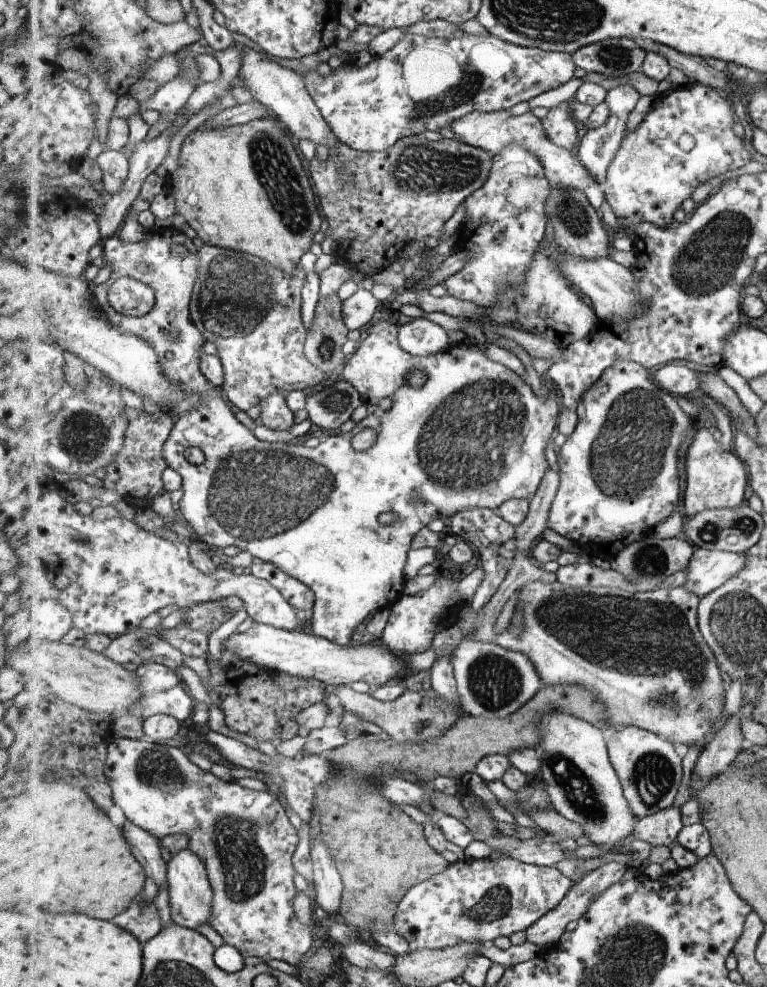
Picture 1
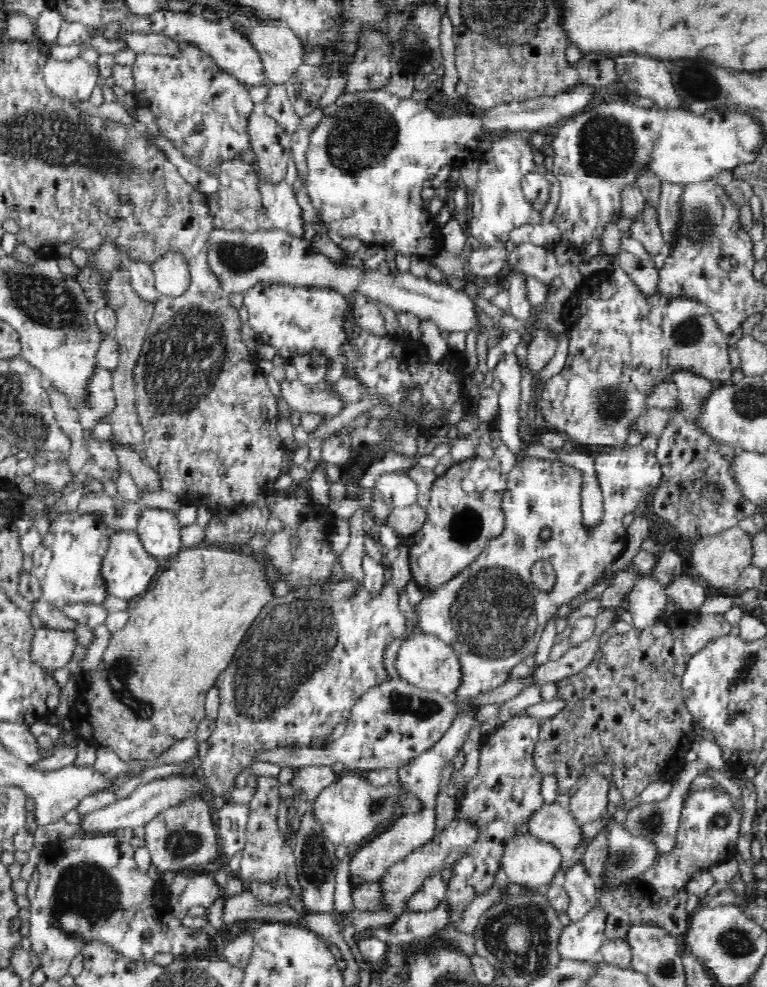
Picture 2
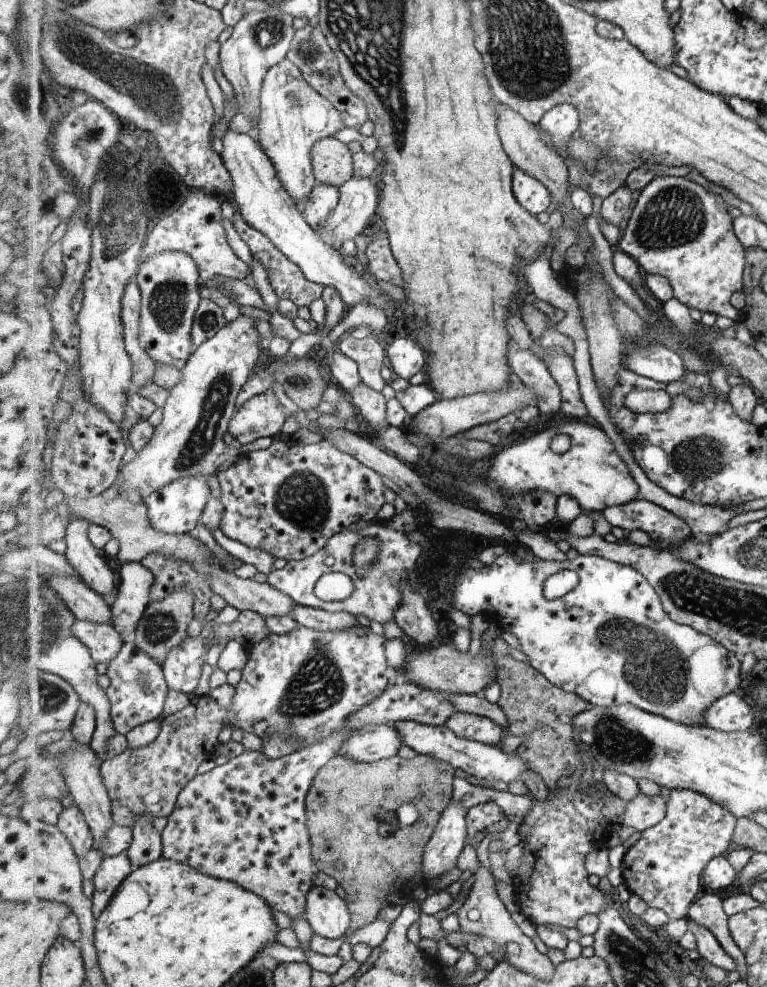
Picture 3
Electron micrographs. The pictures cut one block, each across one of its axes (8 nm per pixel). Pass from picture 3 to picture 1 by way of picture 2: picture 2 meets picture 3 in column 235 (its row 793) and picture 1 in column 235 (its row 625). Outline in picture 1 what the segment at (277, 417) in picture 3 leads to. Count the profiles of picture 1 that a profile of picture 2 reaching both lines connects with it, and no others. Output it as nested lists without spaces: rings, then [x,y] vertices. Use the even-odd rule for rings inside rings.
[[[172,228],[152,230],[152,235],[149,240],[143,242],[136,242],[135,244],[130,242],[123,242],[118,236],[111,237],[102,241],[102,246],[105,248],[104,259],[106,263],[110,264],[112,272],[110,277],[104,283],[101,283],[97,287],[93,288],[94,296],[98,300],[101,308],[106,313],[108,320],[119,328],[119,332],[123,334],[135,334],[139,338],[143,338],[153,346],[153,350],[157,352],[159,360],[161,360],[161,366],[165,370],[165,376],[171,380],[171,382],[181,382],[185,386],[185,392],[191,396],[191,394],[199,394],[203,400],[197,408],[192,408],[190,411],[178,416],[175,421],[175,426],[165,442],[164,446],[164,459],[167,461],[169,467],[177,470],[183,477],[183,496],[181,498],[181,514],[188,524],[193,528],[198,538],[206,542],[210,547],[211,551],[219,551],[219,549],[225,548],[227,545],[235,545],[240,550],[246,550],[250,552],[254,557],[254,560],[261,559],[265,562],[273,562],[277,568],[281,568],[283,572],[287,572],[289,576],[301,580],[301,582],[307,584],[311,590],[315,593],[316,601],[313,610],[313,620],[308,627],[309,631],[321,638],[327,638],[337,644],[347,645],[353,641],[353,634],[357,632],[357,628],[373,614],[377,614],[379,610],[383,608],[390,608],[392,604],[395,604],[403,592],[405,592],[405,567],[408,564],[409,551],[411,550],[411,544],[415,540],[415,536],[423,530],[426,526],[429,526],[433,520],[441,520],[445,525],[449,525],[451,520],[447,512],[453,512],[451,510],[451,492],[465,492],[465,490],[475,490],[475,492],[481,492],[481,496],[485,498],[485,494],[489,494],[489,500],[479,502],[479,506],[483,507],[483,504],[489,504],[489,508],[497,511],[501,508],[505,502],[513,499],[529,500],[531,502],[541,486],[543,477],[549,470],[549,462],[547,462],[547,456],[545,456],[545,450],[551,442],[551,438],[556,433],[556,420],[555,420],[555,407],[552,405],[552,401],[543,401],[539,399],[531,390],[531,386],[527,384],[524,378],[520,378],[511,368],[507,368],[499,362],[495,362],[479,348],[479,345],[472,344],[468,340],[463,344],[455,344],[455,346],[448,347],[445,351],[441,351],[431,357],[419,357],[413,356],[412,353],[408,353],[406,350],[401,348],[399,344],[399,327],[395,324],[389,324],[389,320],[380,320],[369,328],[368,335],[360,340],[358,347],[355,352],[347,359],[344,366],[343,372],[340,379],[348,382],[351,386],[354,386],[361,395],[363,402],[366,407],[366,416],[359,422],[355,423],[354,427],[343,434],[334,434],[327,438],[320,440],[319,444],[310,448],[301,444],[288,444],[288,443],[271,443],[267,441],[257,440],[253,436],[253,432],[243,426],[237,418],[235,418],[236,409],[232,406],[229,400],[223,400],[223,395],[215,390],[215,385],[209,382],[203,372],[201,372],[201,360],[205,354],[205,344],[207,339],[202,333],[202,328],[199,328],[192,319],[190,311],[190,303],[192,302],[193,290],[195,289],[196,282],[199,280],[199,253],[198,244],[194,242],[194,239],[185,236],[180,231],[173,230]],[[173,244],[179,244],[179,246],[188,246],[189,254],[185,258],[179,258],[173,254]],[[121,277],[133,277],[148,283],[155,290],[156,302],[153,306],[153,310],[141,317],[131,317],[119,314],[108,300],[108,290],[111,284],[115,284]],[[411,368],[419,368],[421,372],[425,372],[427,376],[427,382],[419,388],[413,388],[407,384],[407,374]],[[381,400],[390,400],[391,408],[389,410],[381,410],[379,408],[379,402]],[[364,428],[372,428],[379,432],[379,438],[377,442],[369,448],[369,450],[355,450],[352,444],[352,438],[358,432],[361,432]],[[189,448],[199,448],[204,453],[204,463],[190,464],[187,462],[187,458],[183,456],[185,450]],[[383,512],[392,512],[397,518],[394,526],[385,526],[379,522],[379,516]]]

